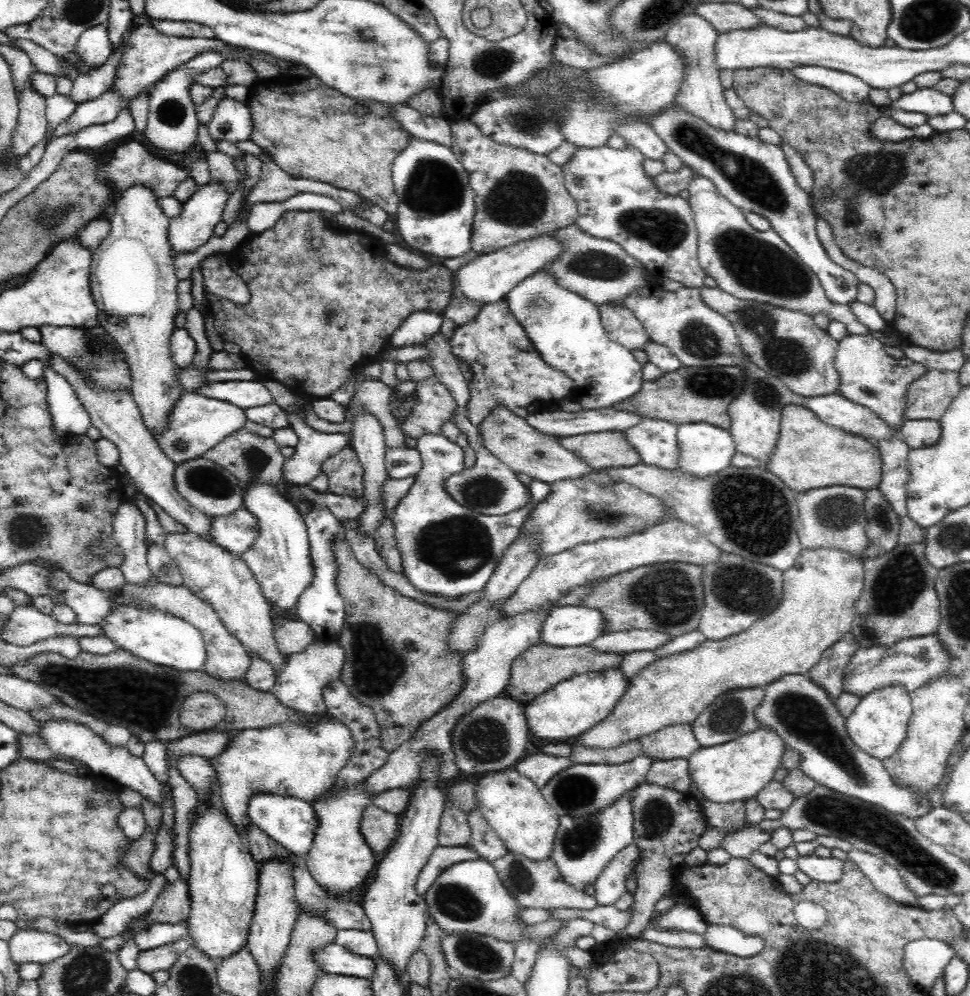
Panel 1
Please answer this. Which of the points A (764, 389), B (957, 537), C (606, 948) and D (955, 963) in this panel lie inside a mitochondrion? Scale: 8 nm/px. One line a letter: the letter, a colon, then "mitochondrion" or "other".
A: mitochondrion
B: mitochondrion
C: other
D: other

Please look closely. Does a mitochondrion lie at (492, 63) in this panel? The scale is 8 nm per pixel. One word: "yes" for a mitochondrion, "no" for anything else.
yes

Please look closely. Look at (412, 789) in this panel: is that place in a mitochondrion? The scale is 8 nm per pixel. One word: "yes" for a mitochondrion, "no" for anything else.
no

